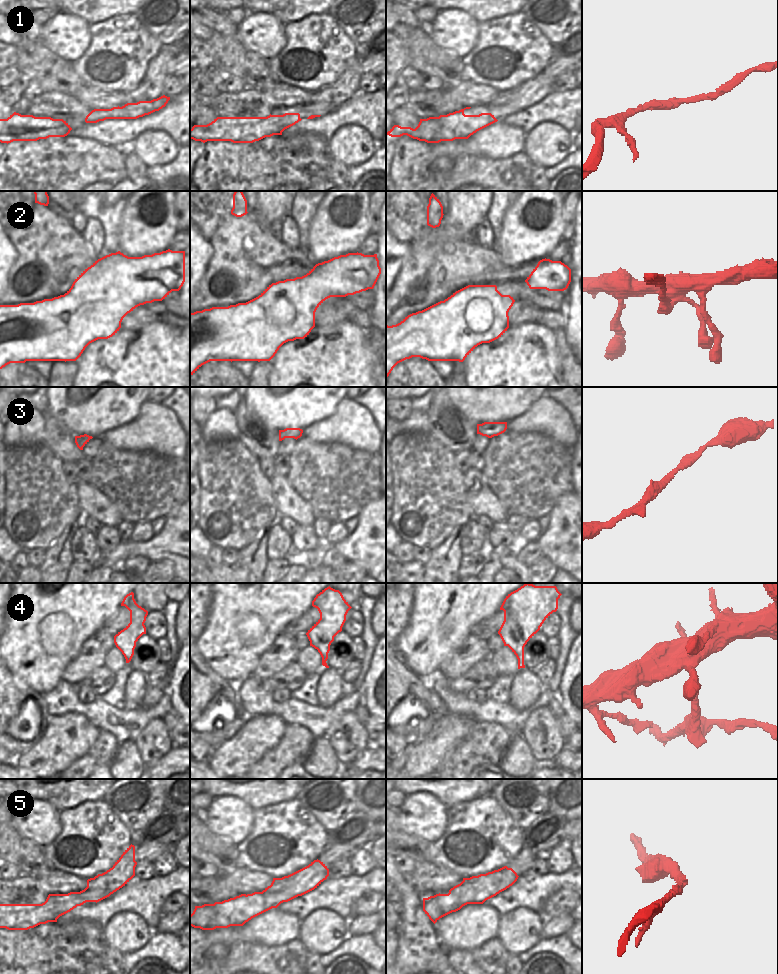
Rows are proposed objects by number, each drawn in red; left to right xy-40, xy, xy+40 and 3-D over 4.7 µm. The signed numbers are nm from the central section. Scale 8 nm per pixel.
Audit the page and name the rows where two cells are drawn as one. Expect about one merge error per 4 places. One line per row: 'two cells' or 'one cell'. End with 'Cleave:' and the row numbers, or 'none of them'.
1: one cell
2: one cell
3: one cell
4: two cells
5: two cells
Cleave: 4, 5

